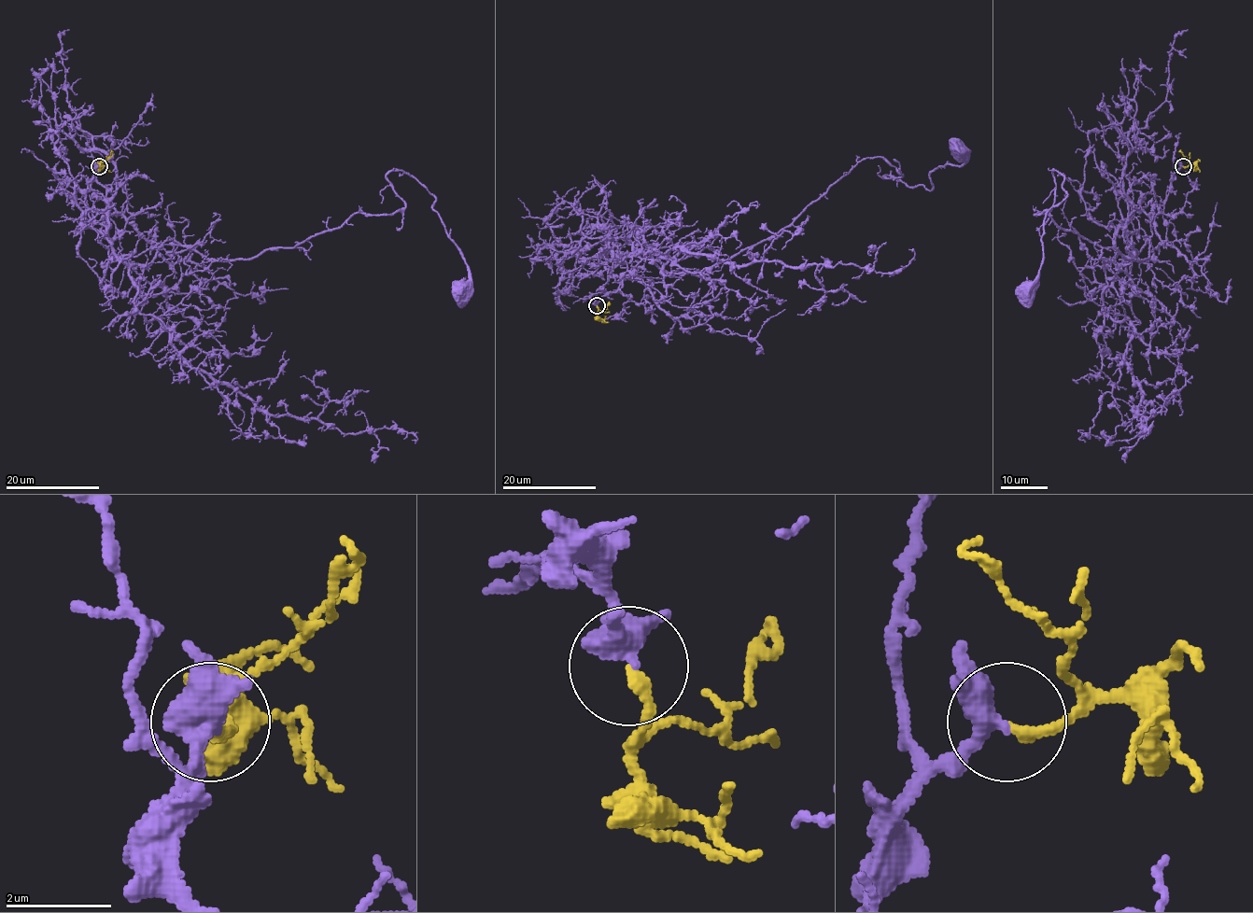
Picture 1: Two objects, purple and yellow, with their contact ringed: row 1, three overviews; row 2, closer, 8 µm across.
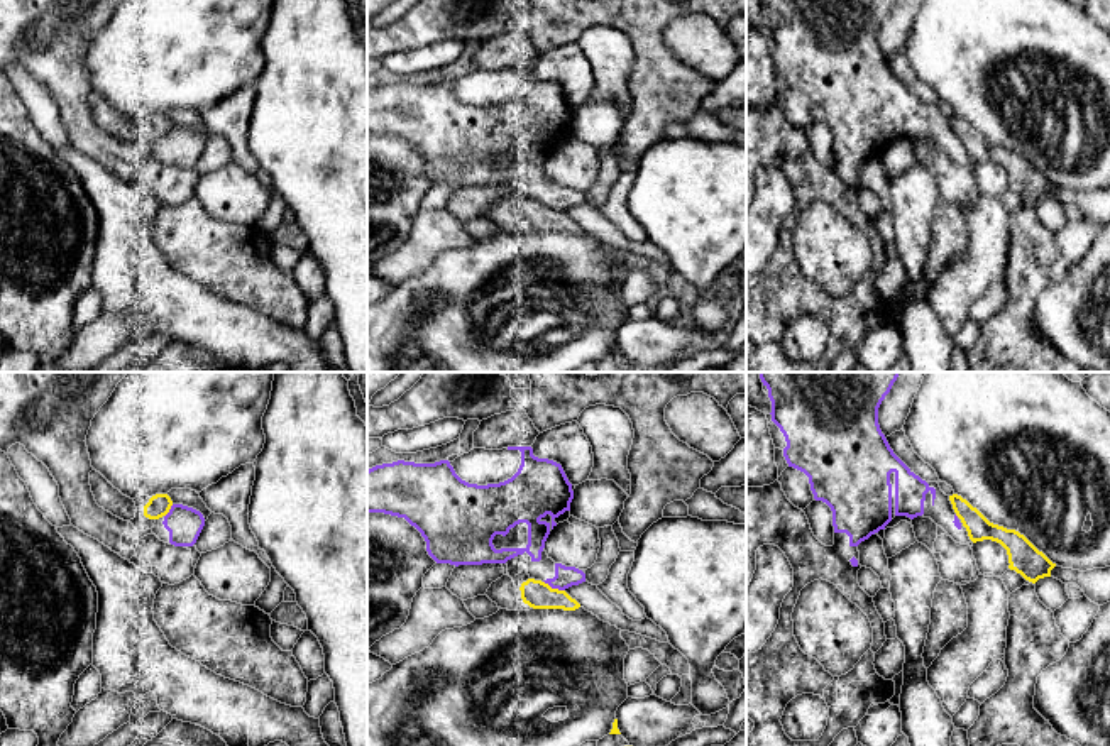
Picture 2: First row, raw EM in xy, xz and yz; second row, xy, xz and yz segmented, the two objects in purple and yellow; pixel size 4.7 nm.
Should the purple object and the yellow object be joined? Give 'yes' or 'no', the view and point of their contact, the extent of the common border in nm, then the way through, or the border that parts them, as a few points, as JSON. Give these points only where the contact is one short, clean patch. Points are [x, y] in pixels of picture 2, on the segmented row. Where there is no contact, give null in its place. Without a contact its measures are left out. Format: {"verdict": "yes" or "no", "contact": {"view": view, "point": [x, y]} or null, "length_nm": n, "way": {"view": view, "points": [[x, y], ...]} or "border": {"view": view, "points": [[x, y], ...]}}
{"verdict": "no", "contact": {"view": "xz", "point": [554, 587]}, "length_nm": 120}

